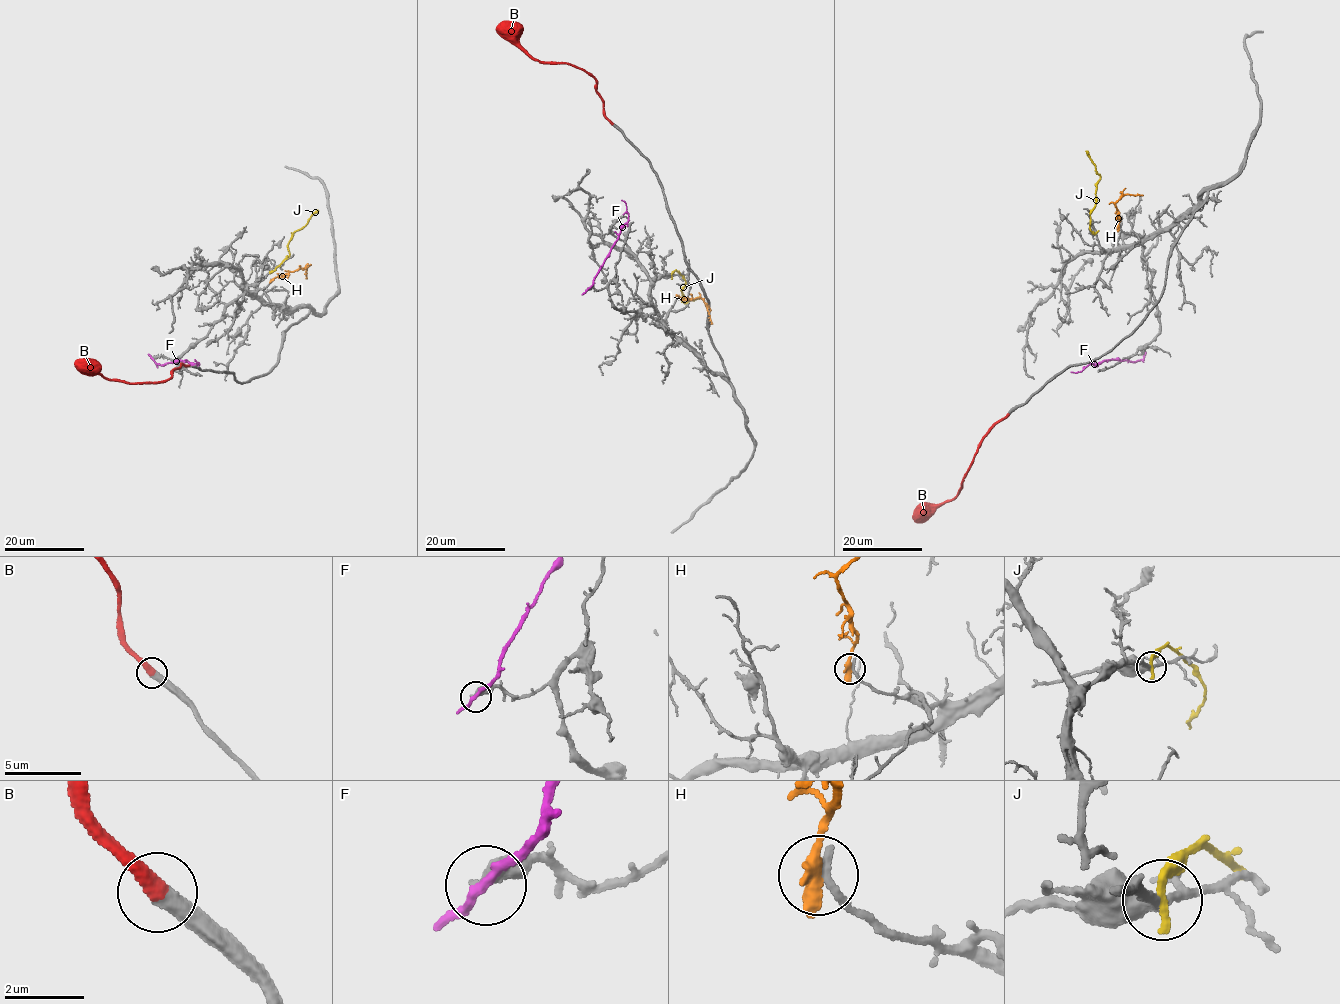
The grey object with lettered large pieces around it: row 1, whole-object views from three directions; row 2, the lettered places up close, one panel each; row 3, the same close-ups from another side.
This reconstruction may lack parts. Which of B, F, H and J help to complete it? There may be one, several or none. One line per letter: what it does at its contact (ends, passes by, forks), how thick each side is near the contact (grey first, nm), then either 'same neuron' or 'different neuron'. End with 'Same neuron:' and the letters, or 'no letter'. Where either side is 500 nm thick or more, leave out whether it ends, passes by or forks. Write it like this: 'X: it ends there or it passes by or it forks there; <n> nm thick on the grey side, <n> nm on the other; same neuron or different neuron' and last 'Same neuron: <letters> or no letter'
B: it ends there; 440 nm thick on the grey side, 420 nm on the other; same neuron
F: it passes by; 480 nm thick on the grey side, 220 nm on the other; different neuron
H: it ends there; 220 nm thick on the grey side, 480 nm on the other; different neuron
J: it ends there; 220 nm thick on the grey side, 280 nm on the other; different neuron
Same neuron: B

